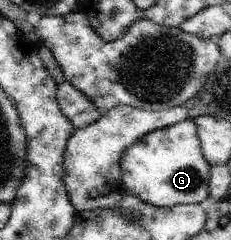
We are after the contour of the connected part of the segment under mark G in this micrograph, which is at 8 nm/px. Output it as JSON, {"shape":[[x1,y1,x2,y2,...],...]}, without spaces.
{"shape":[[193,115,176,125,147,133,124,151,120,161,122,185,141,202,159,208,196,205,206,201,211,165,203,158]]}

